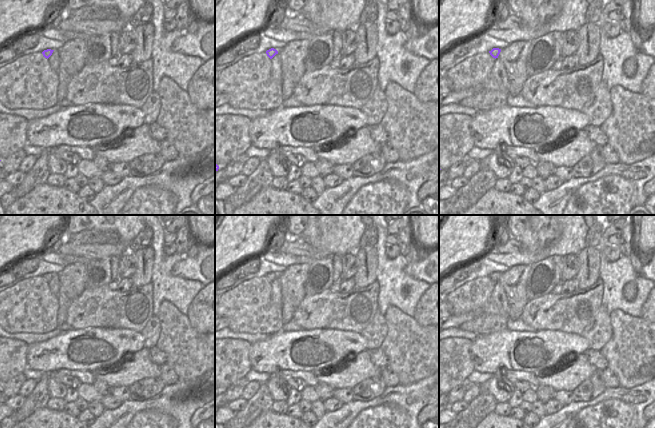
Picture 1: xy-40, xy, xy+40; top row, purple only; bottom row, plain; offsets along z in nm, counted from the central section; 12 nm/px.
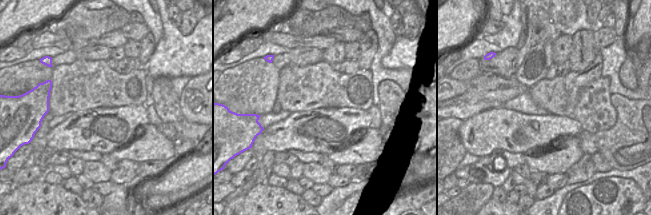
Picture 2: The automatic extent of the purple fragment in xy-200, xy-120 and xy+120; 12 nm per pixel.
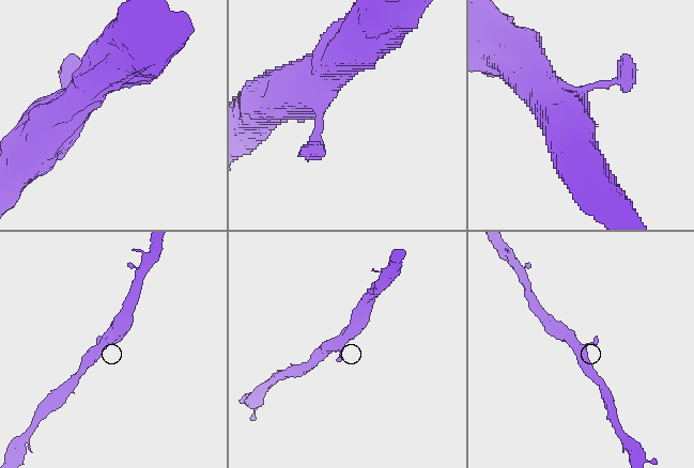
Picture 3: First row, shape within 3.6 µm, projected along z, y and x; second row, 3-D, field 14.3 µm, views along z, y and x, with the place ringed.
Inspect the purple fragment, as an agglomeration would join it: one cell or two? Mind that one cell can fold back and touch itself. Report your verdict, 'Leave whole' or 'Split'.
Leave whole.

